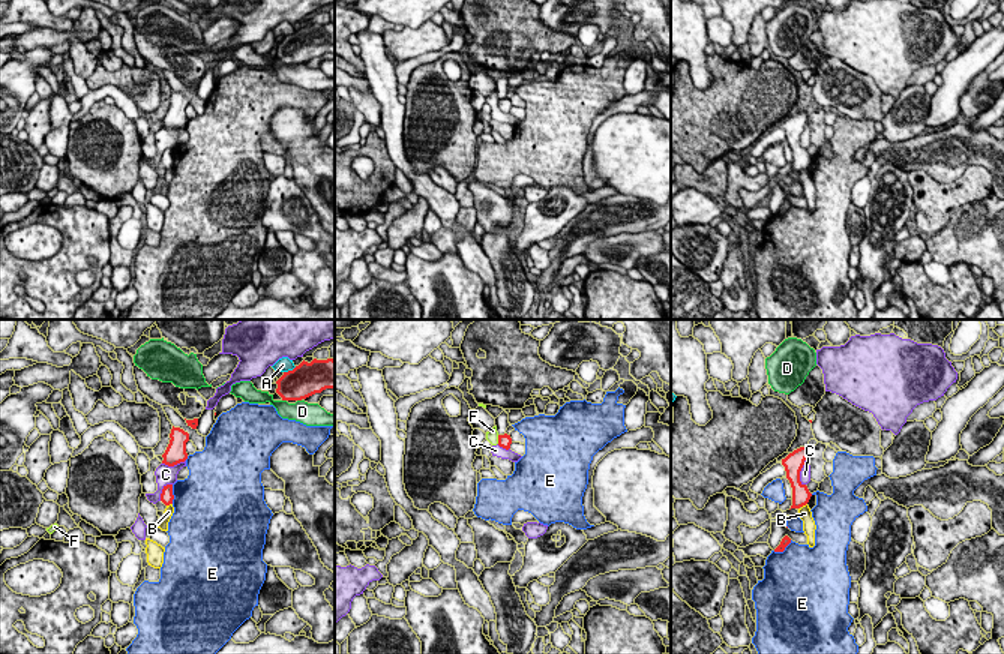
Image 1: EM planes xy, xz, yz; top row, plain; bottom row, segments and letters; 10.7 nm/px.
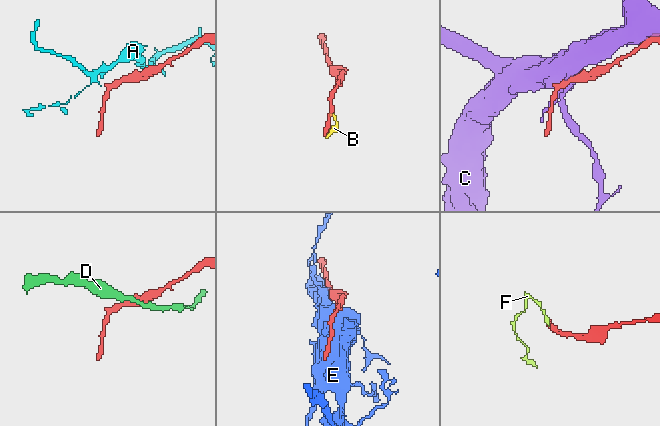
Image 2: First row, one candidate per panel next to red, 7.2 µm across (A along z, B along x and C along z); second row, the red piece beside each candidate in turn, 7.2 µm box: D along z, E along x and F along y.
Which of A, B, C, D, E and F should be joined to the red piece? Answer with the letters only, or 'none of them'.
none of them

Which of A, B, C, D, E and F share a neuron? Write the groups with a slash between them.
A / B C F / D / E

